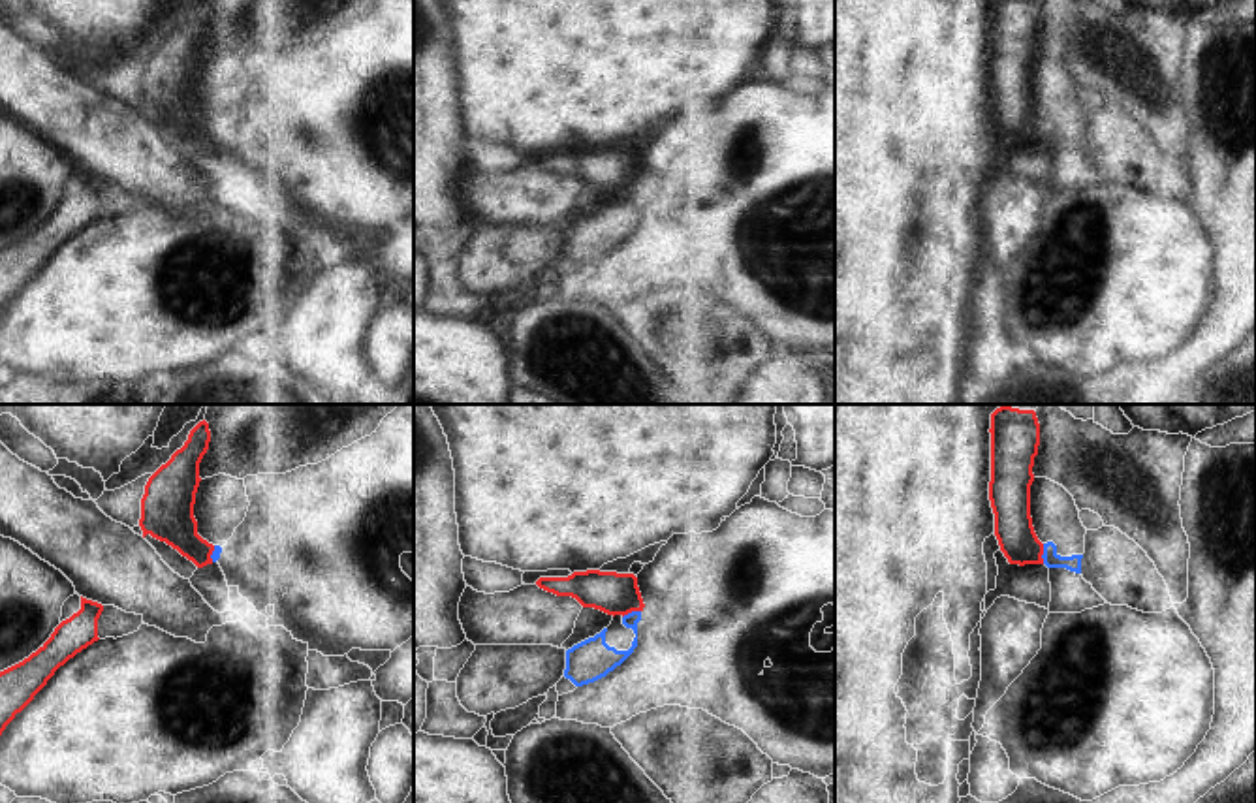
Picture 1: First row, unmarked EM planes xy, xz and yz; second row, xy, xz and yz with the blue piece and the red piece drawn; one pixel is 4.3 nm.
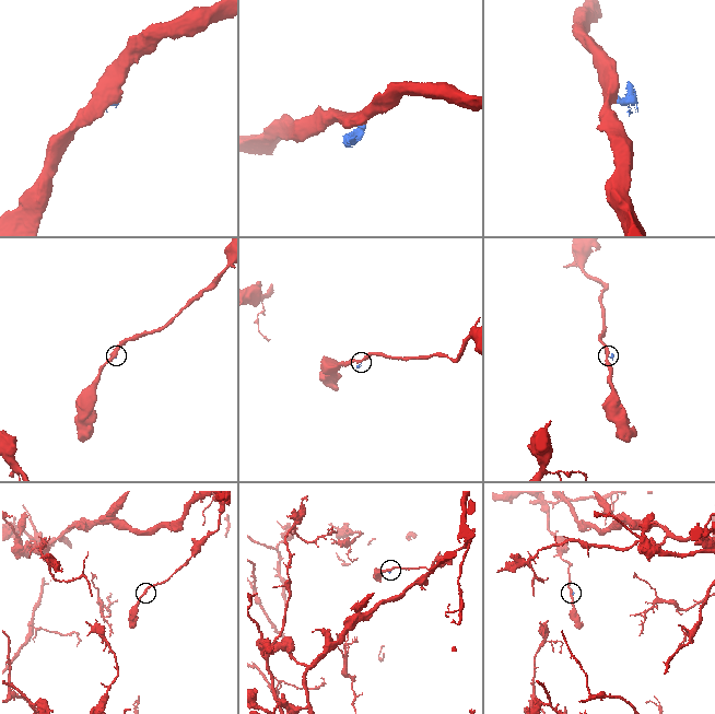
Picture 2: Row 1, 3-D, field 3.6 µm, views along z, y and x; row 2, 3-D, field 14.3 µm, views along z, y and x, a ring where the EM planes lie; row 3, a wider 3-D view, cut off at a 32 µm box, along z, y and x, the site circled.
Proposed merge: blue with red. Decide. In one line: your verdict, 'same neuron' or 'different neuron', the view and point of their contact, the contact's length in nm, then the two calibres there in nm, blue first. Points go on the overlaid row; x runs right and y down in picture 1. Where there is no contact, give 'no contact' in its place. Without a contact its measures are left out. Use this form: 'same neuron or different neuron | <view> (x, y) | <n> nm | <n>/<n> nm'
different neuron | yz (1044, 553) | 90 nm | 70/160 nm

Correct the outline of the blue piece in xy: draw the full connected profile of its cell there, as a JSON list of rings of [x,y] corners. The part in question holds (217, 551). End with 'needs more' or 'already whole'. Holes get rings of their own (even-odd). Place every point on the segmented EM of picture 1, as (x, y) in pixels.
[[[218,474],[199,481],[194,517],[197,534],[214,545],[212,562],[220,559],[222,547],[244,521],[248,506],[244,480]]] | needs more

